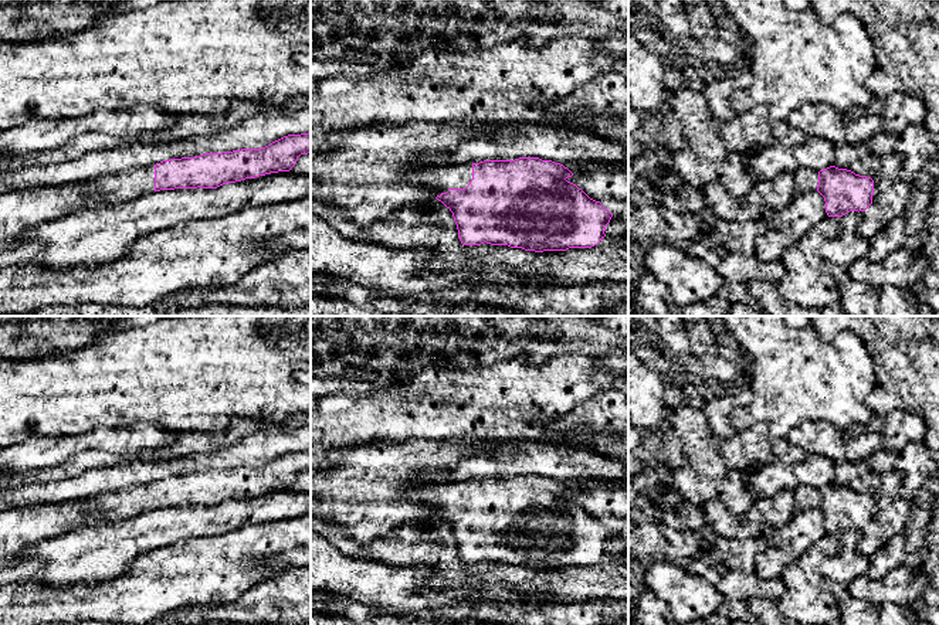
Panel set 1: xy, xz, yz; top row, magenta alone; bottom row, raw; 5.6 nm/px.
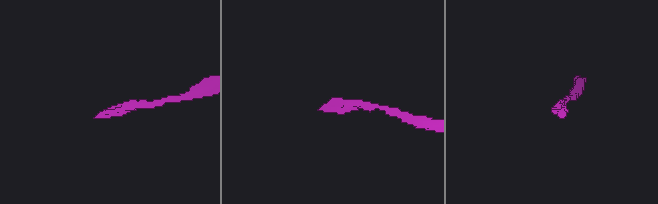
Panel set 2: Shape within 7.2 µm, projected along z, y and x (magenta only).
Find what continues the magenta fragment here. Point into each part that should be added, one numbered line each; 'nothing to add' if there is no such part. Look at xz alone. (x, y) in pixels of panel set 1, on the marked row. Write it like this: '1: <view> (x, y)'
1: xz (440, 179)

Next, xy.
1: xy (21, 210)

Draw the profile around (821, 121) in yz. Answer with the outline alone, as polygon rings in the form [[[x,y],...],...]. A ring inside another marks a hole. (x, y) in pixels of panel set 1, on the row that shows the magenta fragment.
[[[804,103],[793,111],[786,122],[804,136],[827,139],[837,147],[865,143],[884,129],[879,115],[865,113],[852,119],[826,103]]]

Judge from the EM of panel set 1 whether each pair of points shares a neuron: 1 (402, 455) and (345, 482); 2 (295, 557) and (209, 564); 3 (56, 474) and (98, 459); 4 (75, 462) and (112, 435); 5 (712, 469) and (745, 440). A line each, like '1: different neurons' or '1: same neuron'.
1: same neuron
2: different neurons
3: same neuron
4: different neurons
5: different neurons

